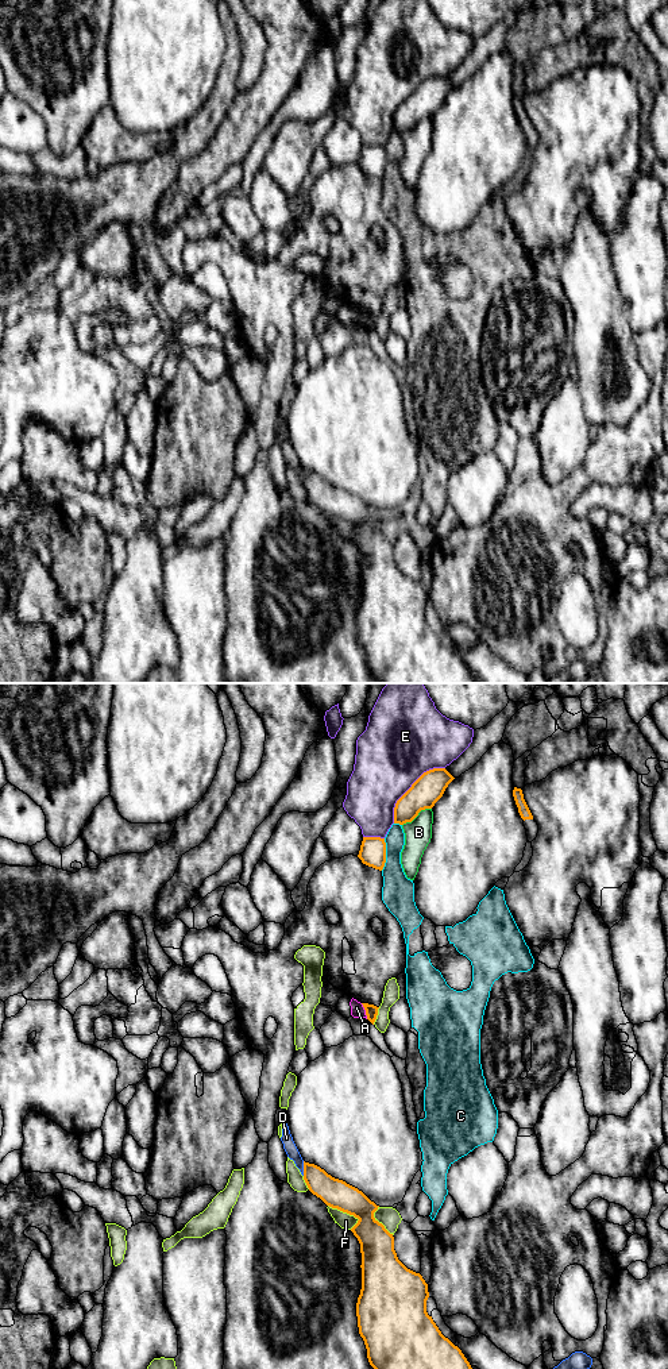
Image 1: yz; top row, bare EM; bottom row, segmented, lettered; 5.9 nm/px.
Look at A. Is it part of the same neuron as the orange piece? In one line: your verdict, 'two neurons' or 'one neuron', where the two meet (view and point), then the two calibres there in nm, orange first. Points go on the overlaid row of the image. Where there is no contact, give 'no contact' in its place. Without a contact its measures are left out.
two neurons; meets orange in yz at (366, 1011); 80 nm thick on the orange side, 80 nm on the other

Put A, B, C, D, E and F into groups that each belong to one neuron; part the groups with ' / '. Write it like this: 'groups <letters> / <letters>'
groups A / B / C / D / E / F

